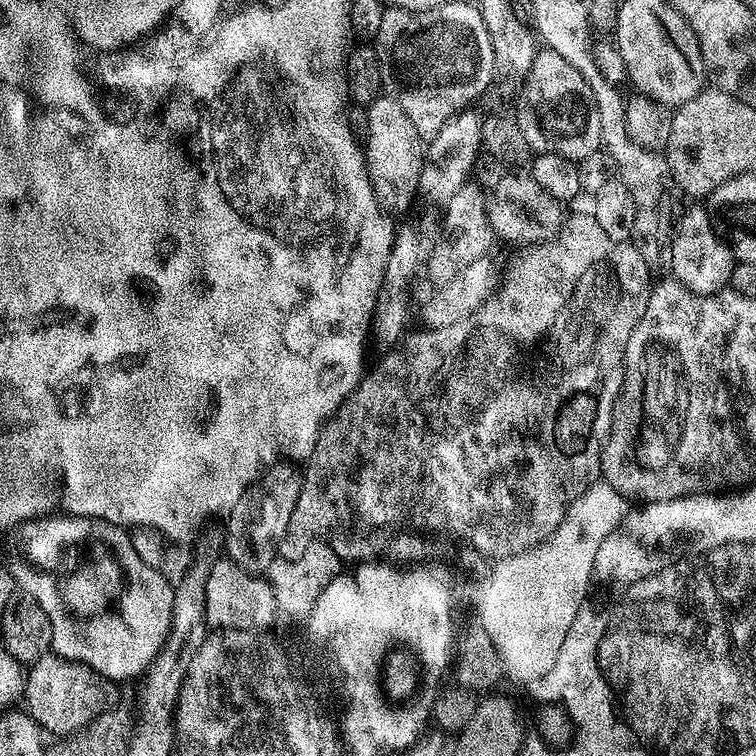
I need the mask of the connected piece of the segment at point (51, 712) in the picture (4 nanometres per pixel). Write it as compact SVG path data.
M49 654L35 660L27 669L22 704L28 715L45 733L53 732L53 737L67 738L81 732L104 715L110 701L103 686L105 687L96 673L84 665L73 664L71 660Z

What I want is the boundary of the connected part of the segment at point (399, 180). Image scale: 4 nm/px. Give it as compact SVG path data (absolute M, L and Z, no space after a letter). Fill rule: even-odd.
M383 94L377 96L372 104L367 105L366 112L368 137L362 140L362 151L372 189L385 213L404 212L412 195L417 195L418 192L417 181L426 159L425 145L418 130L414 130L414 122L406 118L406 110L402 110L402 106L394 102L394 98Z

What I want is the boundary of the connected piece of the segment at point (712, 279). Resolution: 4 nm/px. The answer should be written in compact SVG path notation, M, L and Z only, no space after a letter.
M707 207L688 208L679 213L670 237L671 275L695 296L713 296L729 283L734 257L727 244L712 230Z

